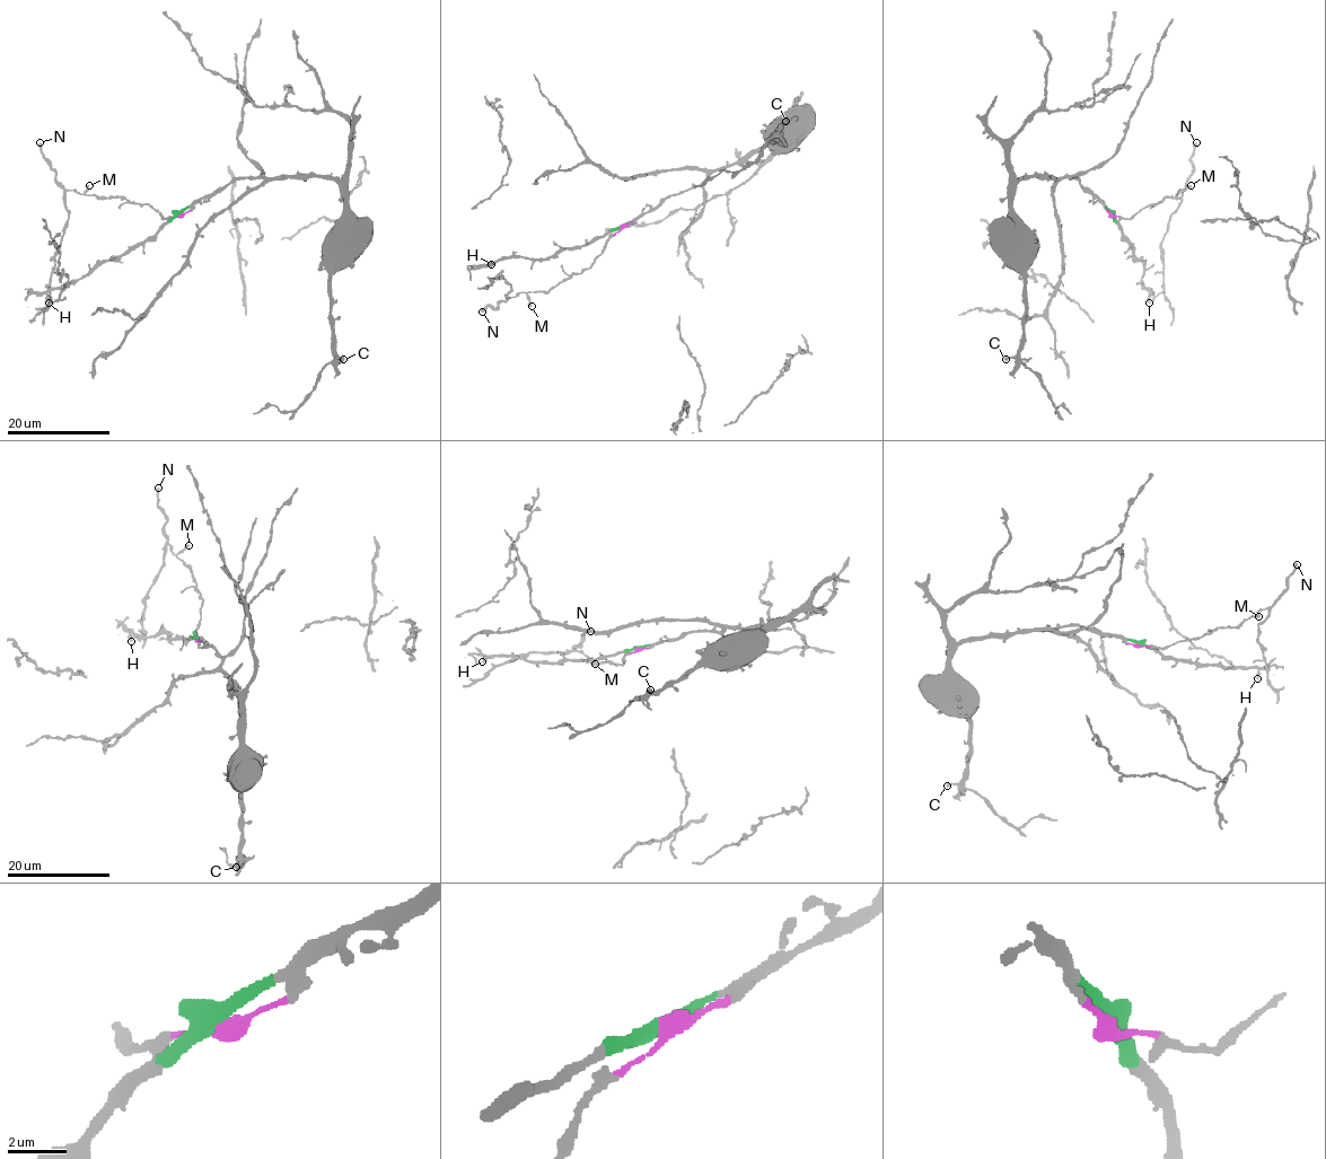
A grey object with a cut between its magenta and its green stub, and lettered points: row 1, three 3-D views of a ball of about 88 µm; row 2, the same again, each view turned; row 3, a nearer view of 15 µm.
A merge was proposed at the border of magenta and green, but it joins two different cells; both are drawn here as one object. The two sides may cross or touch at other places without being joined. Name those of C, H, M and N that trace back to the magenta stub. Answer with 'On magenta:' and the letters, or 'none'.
On magenta: M, N

